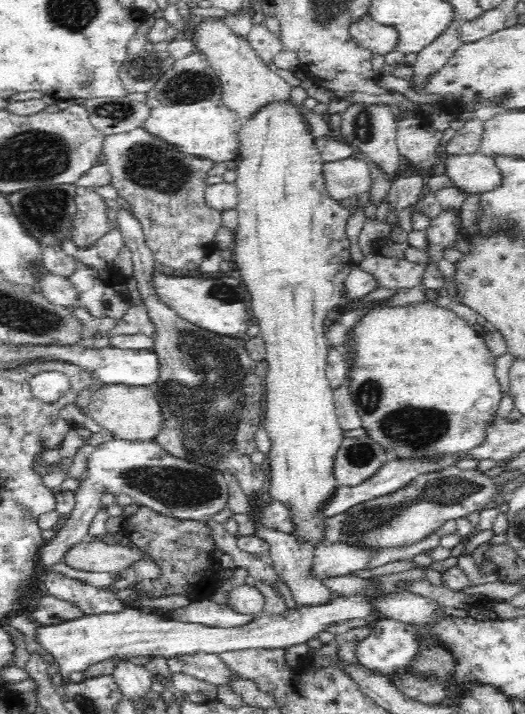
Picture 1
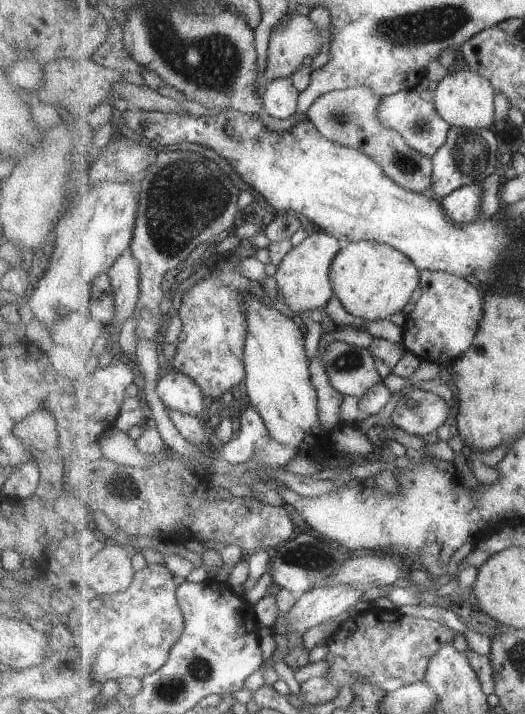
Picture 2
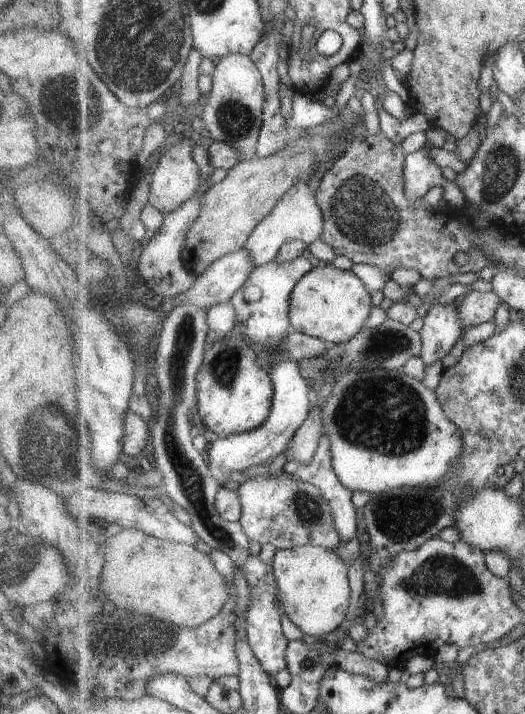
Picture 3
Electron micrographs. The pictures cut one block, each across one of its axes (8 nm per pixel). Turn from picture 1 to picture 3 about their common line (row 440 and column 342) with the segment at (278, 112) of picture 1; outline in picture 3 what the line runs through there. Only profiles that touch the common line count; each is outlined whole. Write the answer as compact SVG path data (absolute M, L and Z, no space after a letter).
M331 264L315 268L296 286L290 299L290 320L296 331L325 340L345 344L355 339L366 326L371 308L371 292L352 270L338 270Z

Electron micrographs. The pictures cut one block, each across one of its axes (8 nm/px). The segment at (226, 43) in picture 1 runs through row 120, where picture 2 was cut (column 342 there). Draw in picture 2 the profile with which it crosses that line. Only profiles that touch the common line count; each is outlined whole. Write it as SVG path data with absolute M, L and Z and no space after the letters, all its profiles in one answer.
M318 231L301 244L294 245L292 251L281 261L273 278L276 280L277 294L294 315L309 314L316 308L323 308L335 296L333 285L330 284L330 268L343 244L328 232Z

